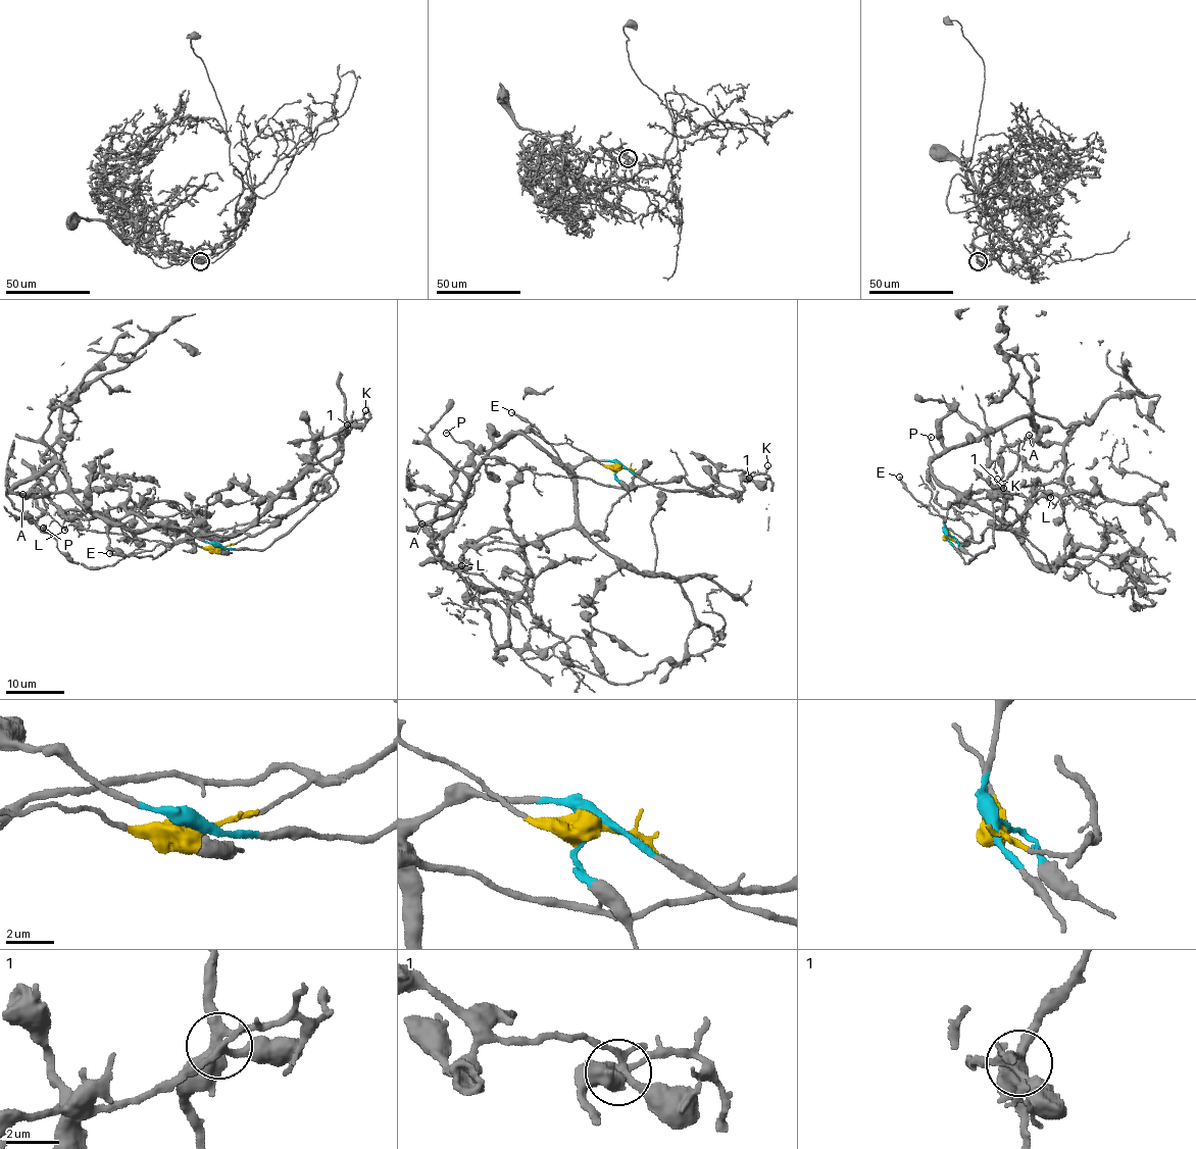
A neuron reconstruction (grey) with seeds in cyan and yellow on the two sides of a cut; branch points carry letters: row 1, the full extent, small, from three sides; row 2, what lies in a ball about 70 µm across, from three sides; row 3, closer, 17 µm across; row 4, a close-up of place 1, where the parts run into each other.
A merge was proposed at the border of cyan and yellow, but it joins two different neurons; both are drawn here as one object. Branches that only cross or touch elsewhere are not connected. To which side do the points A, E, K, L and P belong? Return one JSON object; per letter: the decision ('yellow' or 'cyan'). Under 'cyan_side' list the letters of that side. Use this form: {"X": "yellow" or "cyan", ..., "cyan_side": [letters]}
{"A": "cyan", "E": "yellow", "K": "yellow", "L": "cyan", "P": "yellow", "cyan_side": ["A", "L"]}

